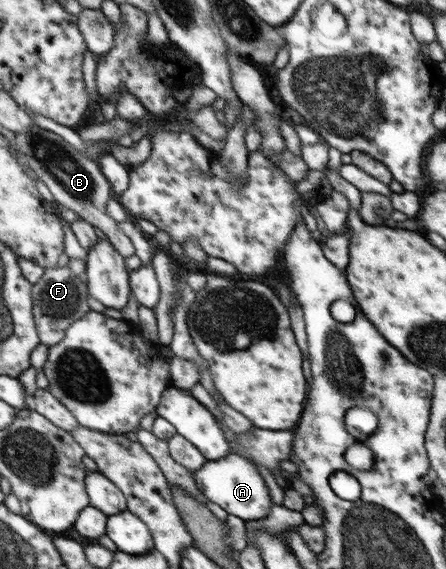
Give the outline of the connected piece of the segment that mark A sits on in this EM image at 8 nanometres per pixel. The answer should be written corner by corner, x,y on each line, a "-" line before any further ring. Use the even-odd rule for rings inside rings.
231,452
227,457
206,462
194,472
195,483
209,501
217,503
228,514
240,517
245,522
264,518
270,513
274,503
269,489
257,467
239,454

